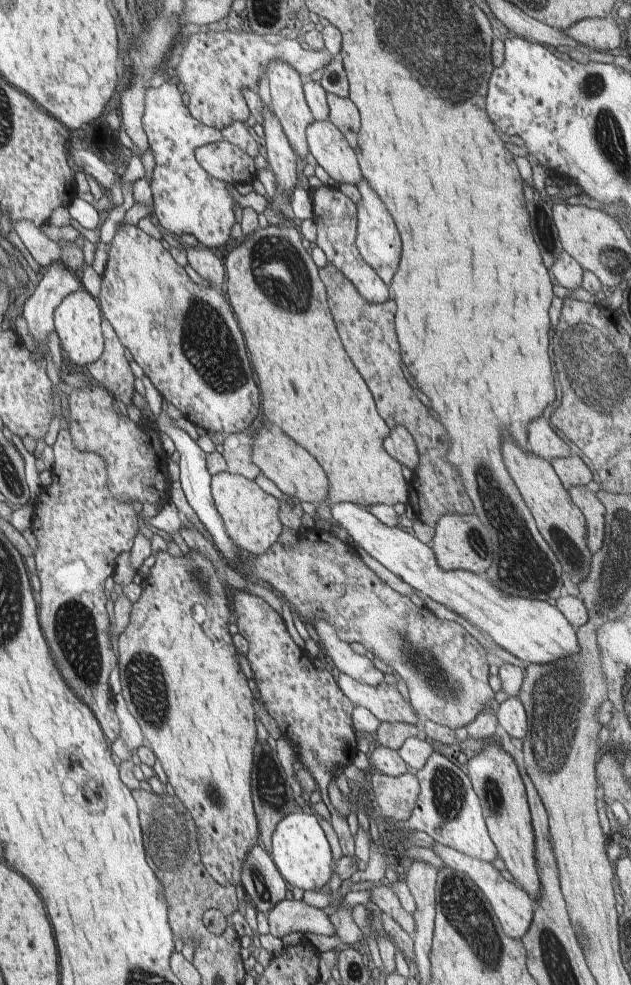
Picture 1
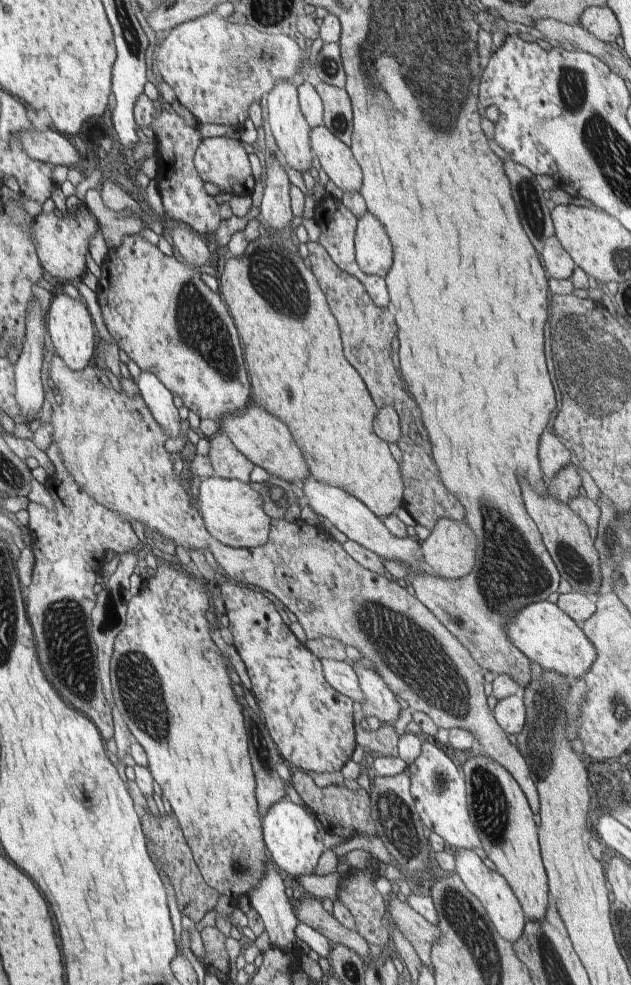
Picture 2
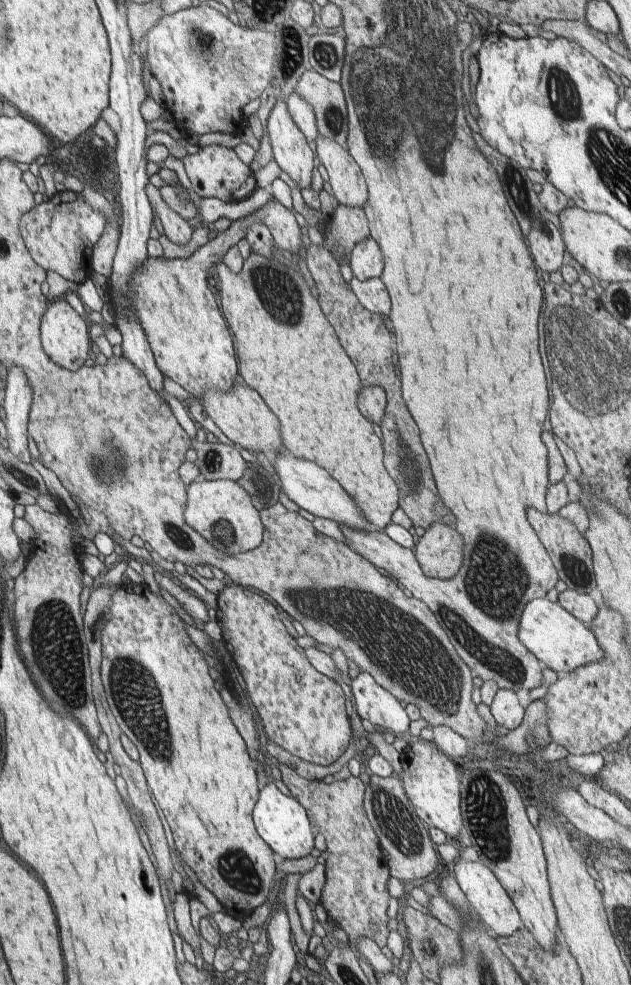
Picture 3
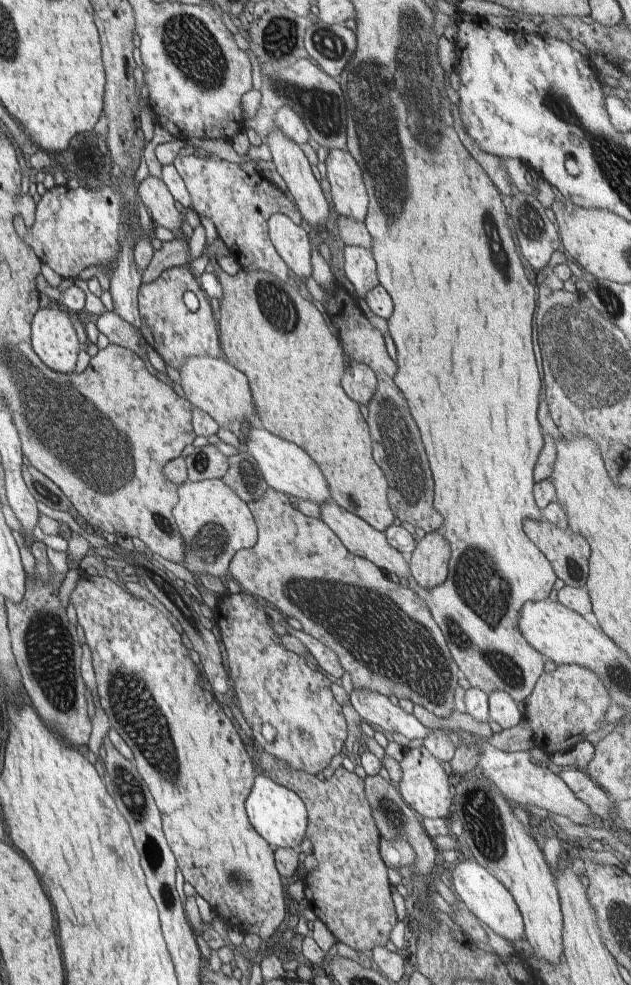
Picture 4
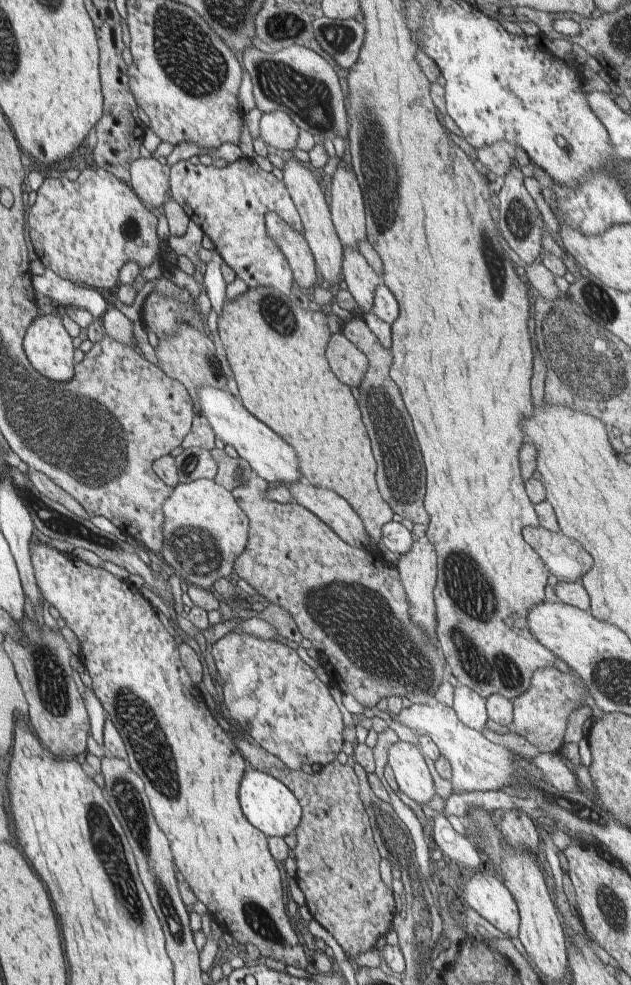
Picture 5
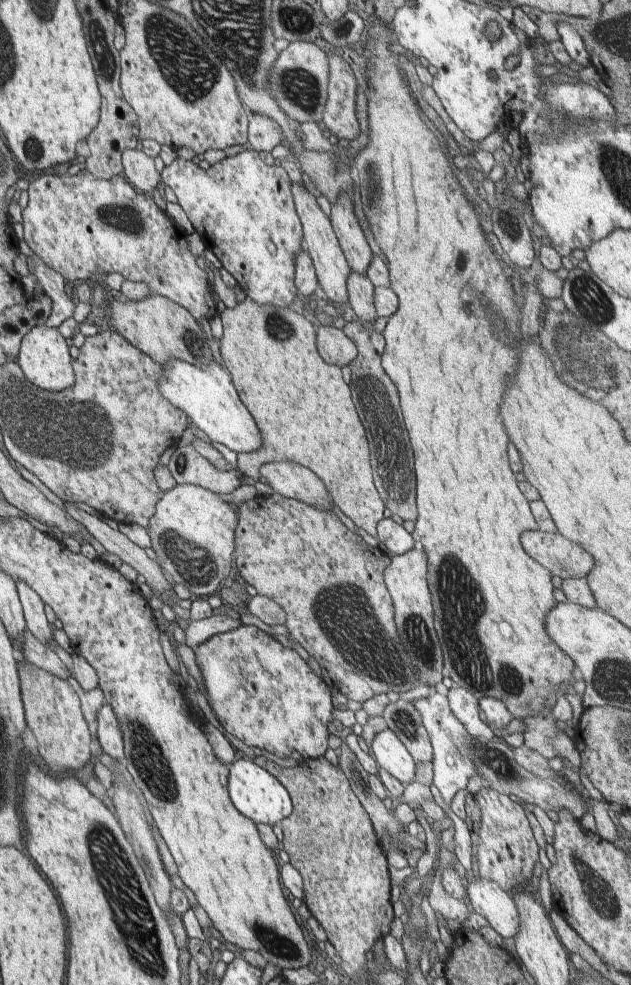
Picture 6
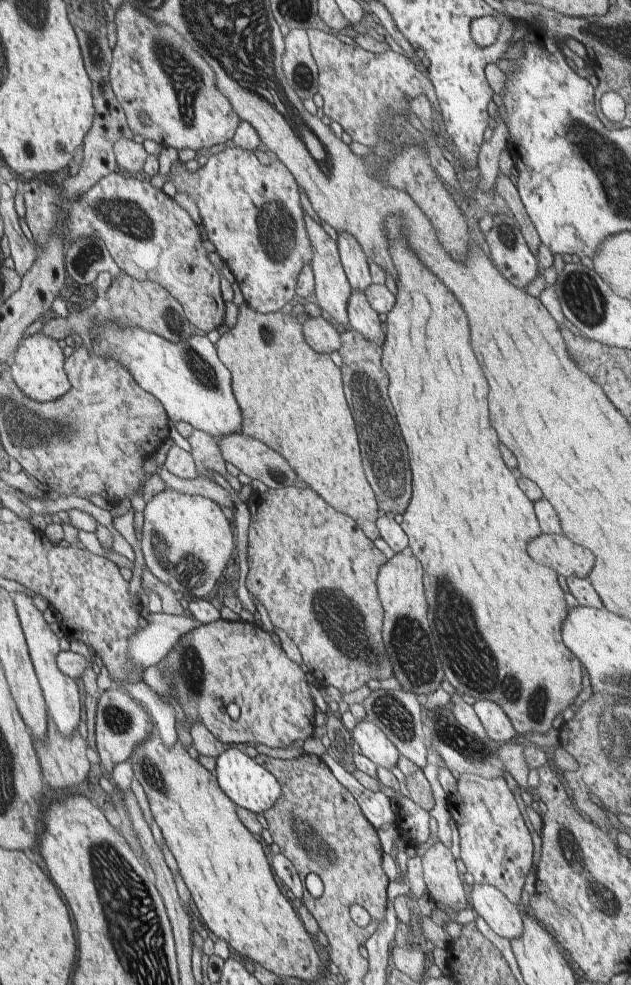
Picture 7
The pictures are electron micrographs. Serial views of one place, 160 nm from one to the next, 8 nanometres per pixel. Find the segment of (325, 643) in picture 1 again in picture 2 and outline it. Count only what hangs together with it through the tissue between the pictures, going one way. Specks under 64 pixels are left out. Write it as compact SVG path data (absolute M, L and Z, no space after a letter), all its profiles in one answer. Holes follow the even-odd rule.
M354 663L352 668L358 675L360 688L365 694L365 700L360 703L363 706L365 715L376 717L382 723L394 723L402 708L380 673L370 670L370 668L366 668L360 663Z

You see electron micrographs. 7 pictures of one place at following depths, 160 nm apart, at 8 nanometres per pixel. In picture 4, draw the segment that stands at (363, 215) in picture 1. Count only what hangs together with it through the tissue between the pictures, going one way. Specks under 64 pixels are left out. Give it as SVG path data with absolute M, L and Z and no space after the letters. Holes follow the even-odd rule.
M347 246L345 252L345 276L354 285L358 302L363 304L363 296L379 284L377 264L371 249Z

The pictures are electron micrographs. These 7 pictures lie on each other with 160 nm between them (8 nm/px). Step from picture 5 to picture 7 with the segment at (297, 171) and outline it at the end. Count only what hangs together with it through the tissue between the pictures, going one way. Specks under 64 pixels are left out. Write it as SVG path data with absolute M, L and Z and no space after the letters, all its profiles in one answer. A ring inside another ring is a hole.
M305 213L303 218L305 220L305 227L311 242L313 250L313 257L310 265L315 276L315 294L314 302L318 304L322 312L330 314L338 322L341 328L349 328L349 318L347 315L347 302L351 297L351 284L343 269L337 242L335 242L320 223L313 220L308 213Z

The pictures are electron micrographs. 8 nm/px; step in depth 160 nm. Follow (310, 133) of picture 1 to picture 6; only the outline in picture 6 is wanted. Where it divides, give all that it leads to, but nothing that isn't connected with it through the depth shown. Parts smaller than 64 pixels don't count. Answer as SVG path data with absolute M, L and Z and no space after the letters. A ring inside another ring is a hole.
M346 193L337 196L329 219L351 270L366 275L373 253L354 215L353 201Z

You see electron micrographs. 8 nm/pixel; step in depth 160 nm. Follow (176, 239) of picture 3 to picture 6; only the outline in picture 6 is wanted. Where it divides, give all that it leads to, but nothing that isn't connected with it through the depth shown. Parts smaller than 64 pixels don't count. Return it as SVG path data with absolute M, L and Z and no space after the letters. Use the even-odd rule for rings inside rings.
M128 149L121 156L123 175L137 191L152 194L162 182L161 174L154 165L154 159L137 149Z

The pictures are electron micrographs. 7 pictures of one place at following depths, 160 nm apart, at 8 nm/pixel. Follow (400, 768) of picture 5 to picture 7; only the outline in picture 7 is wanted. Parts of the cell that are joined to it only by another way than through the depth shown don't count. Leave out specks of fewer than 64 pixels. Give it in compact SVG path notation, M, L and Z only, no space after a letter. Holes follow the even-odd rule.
M366 719L358 721L352 738L358 742L360 752L377 767L391 770L397 766L400 751L373 722Z

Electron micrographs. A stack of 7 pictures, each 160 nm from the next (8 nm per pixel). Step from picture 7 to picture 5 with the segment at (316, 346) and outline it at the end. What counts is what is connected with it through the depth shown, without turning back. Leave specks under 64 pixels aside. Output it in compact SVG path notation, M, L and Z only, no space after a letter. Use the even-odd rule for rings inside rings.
M333 333L326 356L336 378L346 386L359 388L368 368L368 359L344 334Z

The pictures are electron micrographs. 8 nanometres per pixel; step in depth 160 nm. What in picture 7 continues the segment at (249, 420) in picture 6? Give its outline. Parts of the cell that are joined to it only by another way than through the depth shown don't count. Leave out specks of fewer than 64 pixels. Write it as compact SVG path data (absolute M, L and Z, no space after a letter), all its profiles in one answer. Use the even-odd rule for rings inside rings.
M98 324L93 333L97 334L103 353L120 361L136 382L164 405L174 425L184 421L216 438L241 432L242 411L231 387L230 371L207 336L194 335L173 343L146 330L119 329L112 324Z

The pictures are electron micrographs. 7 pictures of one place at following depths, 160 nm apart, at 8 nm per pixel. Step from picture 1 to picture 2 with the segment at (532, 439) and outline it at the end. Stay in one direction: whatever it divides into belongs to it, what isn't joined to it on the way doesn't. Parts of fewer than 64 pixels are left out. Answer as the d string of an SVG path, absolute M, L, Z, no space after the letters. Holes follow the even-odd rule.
M545 430L540 435L538 454L543 476L546 481L549 481L564 465L571 463L569 448L553 431L549 432Z

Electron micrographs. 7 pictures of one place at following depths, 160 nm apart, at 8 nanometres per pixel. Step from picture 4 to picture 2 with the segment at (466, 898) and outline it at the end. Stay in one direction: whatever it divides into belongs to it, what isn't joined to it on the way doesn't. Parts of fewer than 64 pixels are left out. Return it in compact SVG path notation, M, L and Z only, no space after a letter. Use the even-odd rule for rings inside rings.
M458 849L455 855L455 870L466 888L478 898L490 917L490 924L504 940L515 943L522 936L527 923L524 909L508 881L496 870L491 870L472 849Z

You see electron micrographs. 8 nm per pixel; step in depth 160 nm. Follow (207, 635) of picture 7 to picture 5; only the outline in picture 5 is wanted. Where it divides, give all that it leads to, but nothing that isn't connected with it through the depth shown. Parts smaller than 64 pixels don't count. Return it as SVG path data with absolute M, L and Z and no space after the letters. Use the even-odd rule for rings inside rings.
M230 631L213 645L211 654L219 679L225 680L222 699L227 709L256 743L293 771L300 771L304 764L320 764L323 767L337 760L342 752L342 730L345 727L342 713L324 680L314 674L296 650L278 640L269 641L242 631Z

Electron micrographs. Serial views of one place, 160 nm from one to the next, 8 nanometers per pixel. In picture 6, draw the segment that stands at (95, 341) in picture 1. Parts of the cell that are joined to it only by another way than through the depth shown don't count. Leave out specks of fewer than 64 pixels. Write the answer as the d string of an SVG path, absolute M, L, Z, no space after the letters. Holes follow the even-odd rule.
M38 325L23 336L15 366L24 370L34 388L64 390L75 381L74 360L68 350L66 339L62 337L58 327Z

